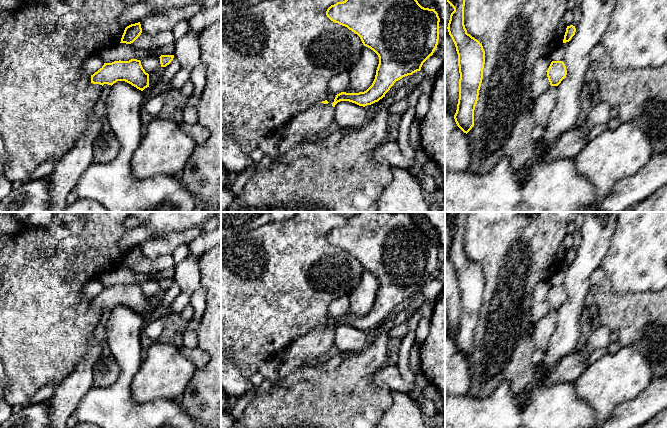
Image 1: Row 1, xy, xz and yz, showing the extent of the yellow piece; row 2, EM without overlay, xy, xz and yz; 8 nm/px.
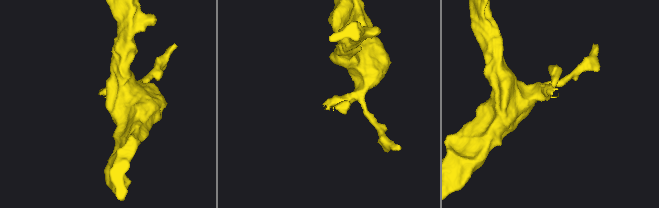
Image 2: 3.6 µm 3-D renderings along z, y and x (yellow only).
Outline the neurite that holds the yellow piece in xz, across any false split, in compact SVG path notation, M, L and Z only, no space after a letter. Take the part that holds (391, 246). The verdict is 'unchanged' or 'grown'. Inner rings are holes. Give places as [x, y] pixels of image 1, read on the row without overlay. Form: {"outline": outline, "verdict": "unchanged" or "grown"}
{"outline": "M358 212L348 218L345 225L331 229L326 239L331 245L357 258L363 269L378 279L379 288L375 303L364 316L341 316L336 319L332 328L325 324L295 339L285 350L285 361L278 371L278 380L264 379L260 386L255 387L255 396L275 390L285 376L326 353L333 345L334 331L338 326L349 325L363 331L378 326L396 305L420 295L423 287L433 279L438 269L438 237L435 233L424 232L419 228L414 222L413 212Z", "verdict": "grown"}

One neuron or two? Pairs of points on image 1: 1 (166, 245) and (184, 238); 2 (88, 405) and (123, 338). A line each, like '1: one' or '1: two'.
1: one
2: one

